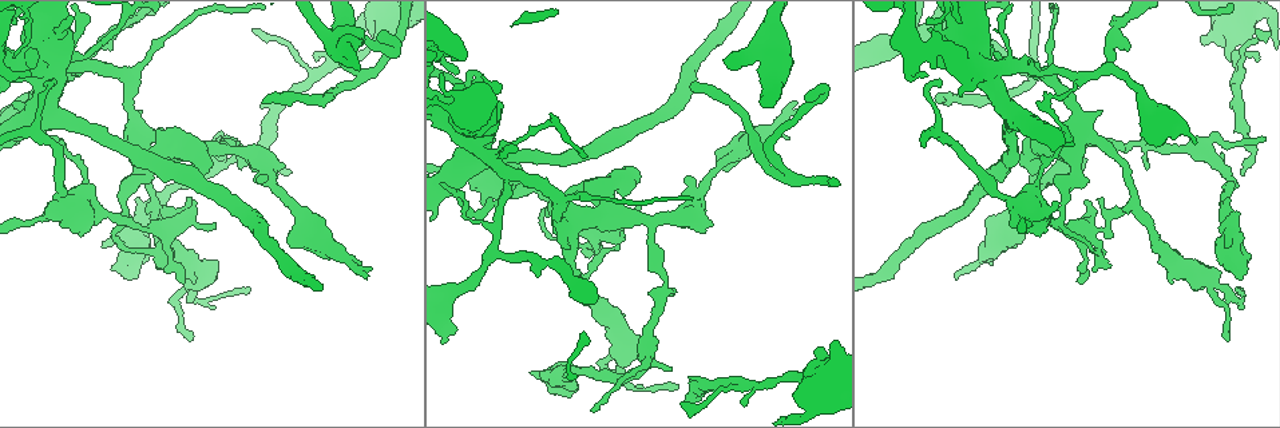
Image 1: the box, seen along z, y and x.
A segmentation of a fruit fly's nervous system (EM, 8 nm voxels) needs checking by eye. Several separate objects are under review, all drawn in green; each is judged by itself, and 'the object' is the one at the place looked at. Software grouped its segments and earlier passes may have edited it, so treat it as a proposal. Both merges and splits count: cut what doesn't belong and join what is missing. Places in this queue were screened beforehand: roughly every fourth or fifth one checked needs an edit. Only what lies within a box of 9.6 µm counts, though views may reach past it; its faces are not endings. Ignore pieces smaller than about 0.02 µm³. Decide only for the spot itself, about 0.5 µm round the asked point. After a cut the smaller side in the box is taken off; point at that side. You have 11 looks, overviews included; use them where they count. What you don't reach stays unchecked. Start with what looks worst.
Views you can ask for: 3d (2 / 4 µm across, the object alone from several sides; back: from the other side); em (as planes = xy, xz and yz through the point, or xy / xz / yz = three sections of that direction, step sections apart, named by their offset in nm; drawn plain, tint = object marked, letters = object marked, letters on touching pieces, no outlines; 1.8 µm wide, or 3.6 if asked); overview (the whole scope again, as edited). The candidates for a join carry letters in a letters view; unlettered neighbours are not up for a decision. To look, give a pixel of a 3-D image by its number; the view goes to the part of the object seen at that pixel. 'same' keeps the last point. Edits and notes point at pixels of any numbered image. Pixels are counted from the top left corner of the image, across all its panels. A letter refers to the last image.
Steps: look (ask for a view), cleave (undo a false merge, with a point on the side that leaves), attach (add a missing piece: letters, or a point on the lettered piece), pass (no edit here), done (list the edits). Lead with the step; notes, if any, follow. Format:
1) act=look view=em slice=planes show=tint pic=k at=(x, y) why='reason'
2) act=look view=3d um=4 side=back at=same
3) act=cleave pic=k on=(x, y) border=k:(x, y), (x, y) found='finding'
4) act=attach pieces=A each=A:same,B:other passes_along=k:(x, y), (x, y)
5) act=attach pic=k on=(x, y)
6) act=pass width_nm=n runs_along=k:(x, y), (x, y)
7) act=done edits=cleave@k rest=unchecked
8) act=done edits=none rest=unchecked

act=look view=3d um=2 side=back pic=1 at=(1204, 41)

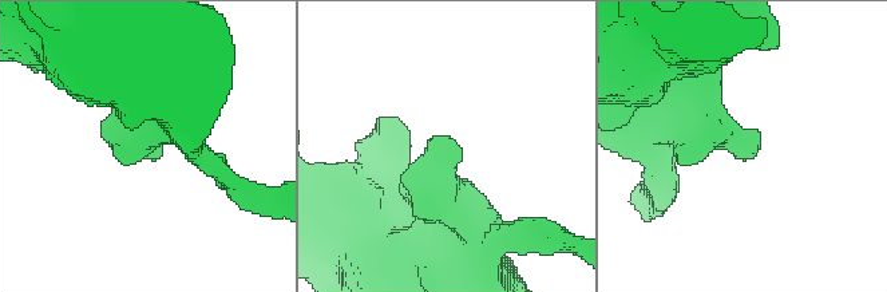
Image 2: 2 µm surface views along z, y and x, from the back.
act=look view=em slice=planes show=plain pic=2 at=(159, 156)

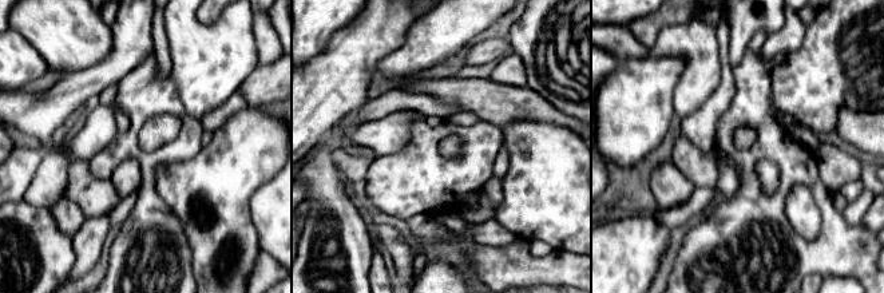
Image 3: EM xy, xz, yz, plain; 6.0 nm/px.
act=look view=em slice=planes show=letters at=same

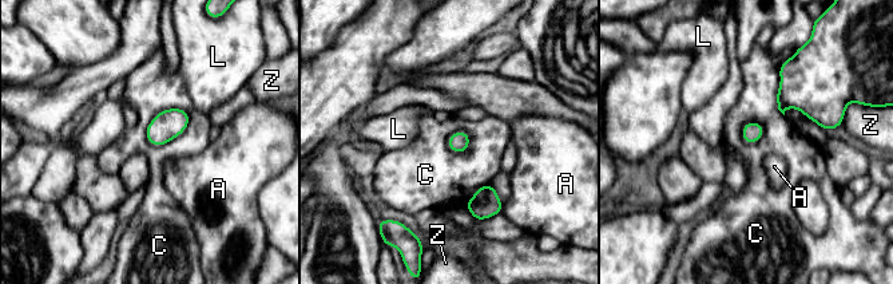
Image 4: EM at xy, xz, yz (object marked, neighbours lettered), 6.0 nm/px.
act=pass each=A:other,C:other,L:other,Z:other border=4:(189, 113), (178, 135), (147, 142) found='none of them fits'

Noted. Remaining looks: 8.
act=look view=em slice=planes show=letters pic=1 at=(161, 264)

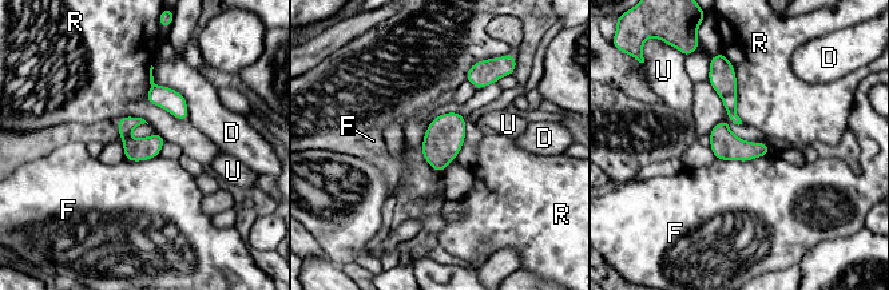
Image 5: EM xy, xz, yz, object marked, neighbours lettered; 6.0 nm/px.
act=cleave pic=5 on=(722, 76) each=D:other,F:other,R:other,U:other border=5:(734, 91), (722, 98) found='two neurons meet here'

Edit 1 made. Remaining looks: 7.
act=look view=em slice=planes show=letters pic=1 at=(473, 144) why='sharp bend'

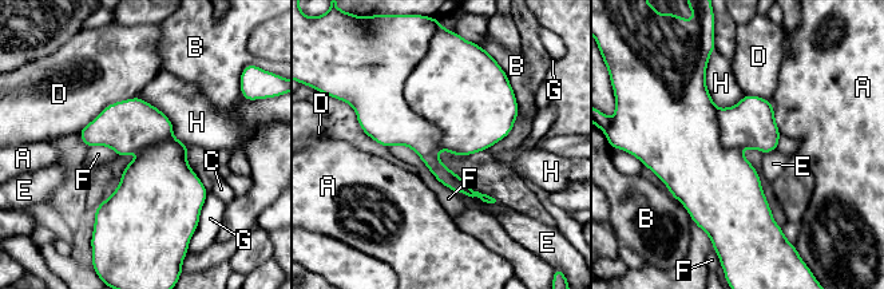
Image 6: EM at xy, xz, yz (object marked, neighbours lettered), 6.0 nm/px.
act=cleave pic=6 on=(446, 88) each=A:other,B:other,C:other,D:other,E:other,F:other,G:other,H:other border=6:(421, 58), (403, 97), (443, 147) found='a second neuron is stuck on'

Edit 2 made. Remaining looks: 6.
act=look view=em slice=yz step=8 show=tint pic=1 at=(261, 102) why='an open end'

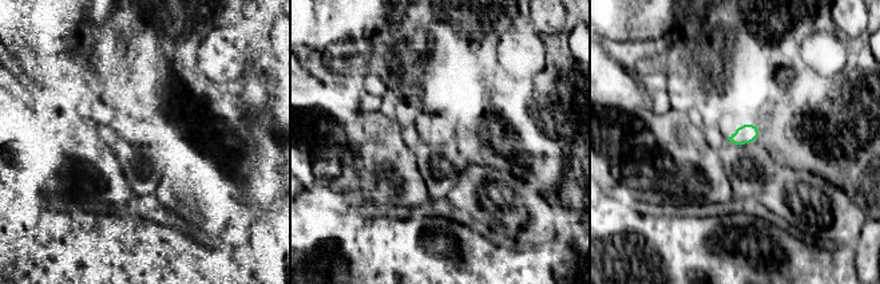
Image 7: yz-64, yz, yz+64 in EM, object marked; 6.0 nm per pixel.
act=look view=em slice=xy step=4 show=letters at=same

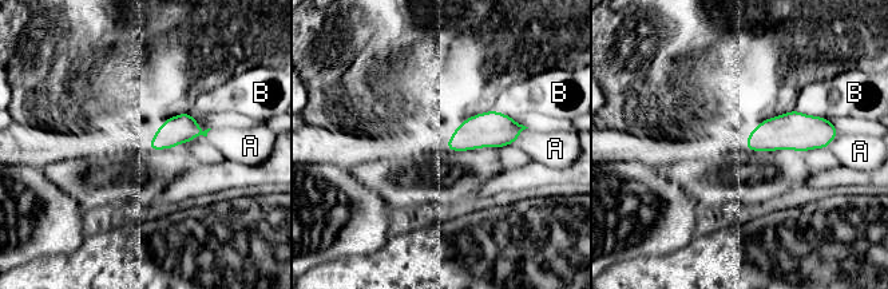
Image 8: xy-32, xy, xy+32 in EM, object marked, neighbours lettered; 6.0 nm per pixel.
act=pass longest_contact=B:190nm each=A:other,B:other border=8:(528, 127), (520, 133), (514, 143) found='none of them fits'

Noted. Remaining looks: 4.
act=done edits=cleave@5,cleave@6 rest=unchecked

